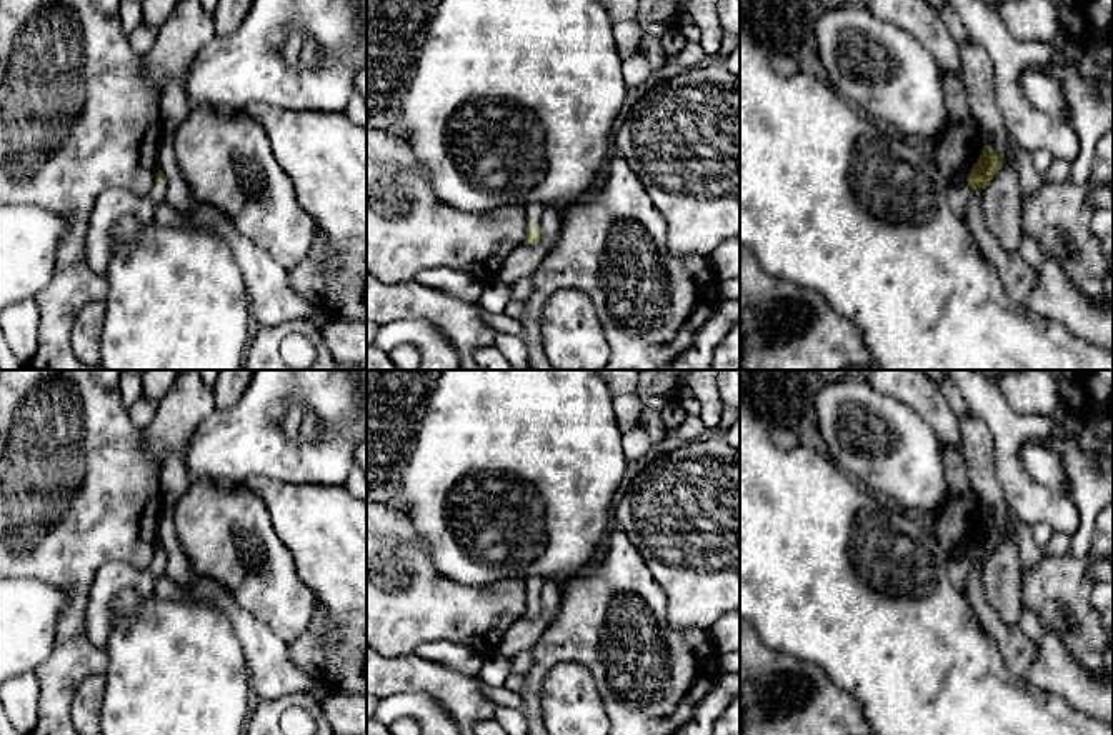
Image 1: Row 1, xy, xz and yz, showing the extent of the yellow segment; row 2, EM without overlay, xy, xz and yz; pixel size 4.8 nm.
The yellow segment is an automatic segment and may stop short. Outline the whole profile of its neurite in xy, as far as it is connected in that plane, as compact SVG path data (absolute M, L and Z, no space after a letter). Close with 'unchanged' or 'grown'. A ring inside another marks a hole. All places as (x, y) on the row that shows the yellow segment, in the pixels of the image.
M158 170L152 190L138 197L123 188L108 188L97 198L87 230L87 265L95 273L105 273L120 242L120 222L133 217L138 225L153 220L155 208L165 202L167 178Z; grown

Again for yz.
M985 145L968 178L961 183L960 182L951 183L948 202L951 210L960 218L963 218L968 210L968 203L973 195L973 190L985 188L993 180L993 177L1000 172L1001 165L1003 160L993 152L990 145Z; grown

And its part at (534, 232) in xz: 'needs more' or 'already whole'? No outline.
needs more

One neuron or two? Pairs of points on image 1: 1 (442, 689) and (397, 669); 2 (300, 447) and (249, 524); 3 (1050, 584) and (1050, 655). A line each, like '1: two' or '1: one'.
1: one
2: two
3: two

